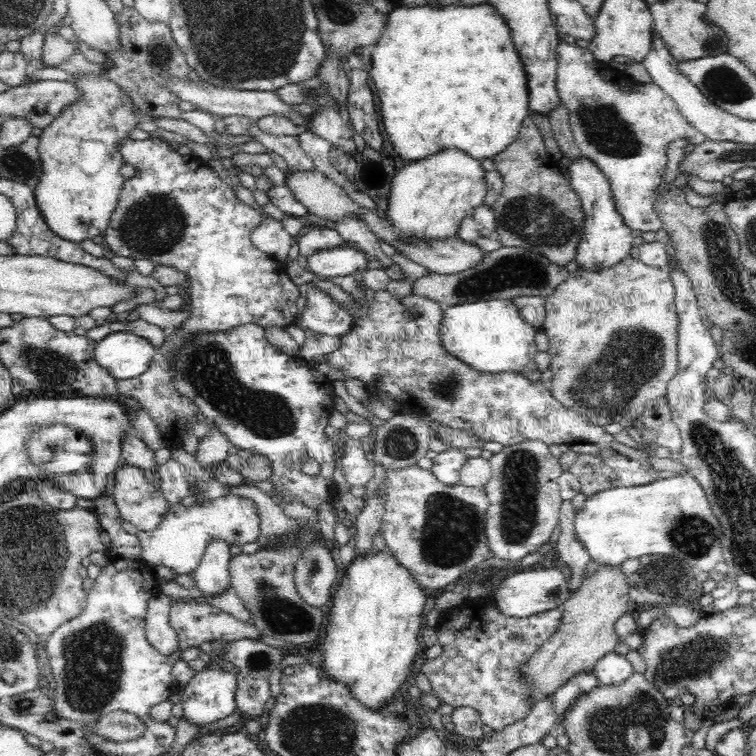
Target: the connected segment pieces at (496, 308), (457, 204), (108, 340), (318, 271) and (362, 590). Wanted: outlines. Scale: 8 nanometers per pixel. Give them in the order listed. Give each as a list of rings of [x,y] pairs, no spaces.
[[[494,299],[445,308],[438,339],[448,353],[480,372],[520,373],[538,352],[534,343],[536,330],[524,320],[512,299]]]
[[[454,148],[414,160],[398,170],[392,179],[385,218],[402,235],[402,239],[408,241],[457,237],[460,222],[484,202],[487,193],[485,174],[479,160]]]
[[[126,330],[112,332],[96,343],[94,360],[117,381],[126,380],[147,370],[154,348],[145,338]]]
[[[339,240],[332,248],[320,249],[307,258],[307,270],[326,279],[364,273],[371,265],[361,249]]]
[[[372,550],[358,560],[352,560],[347,566],[347,572],[342,576],[340,585],[334,594],[332,607],[324,632],[326,634],[321,648],[324,649],[324,661],[321,663],[323,676],[345,684],[351,695],[364,708],[376,712],[385,708],[386,704],[394,698],[394,694],[400,690],[405,681],[408,681],[409,671],[414,660],[420,658],[420,644],[418,643],[418,631],[422,622],[422,612],[426,594],[424,589],[414,581],[408,570],[387,550],[373,553]]]

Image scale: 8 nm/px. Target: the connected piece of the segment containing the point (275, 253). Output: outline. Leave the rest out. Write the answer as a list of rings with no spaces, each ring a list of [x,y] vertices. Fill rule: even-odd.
[[[271,216],[263,218],[262,222],[252,231],[251,242],[264,251],[270,258],[284,263],[288,251],[293,244],[293,237],[284,229],[280,220]]]

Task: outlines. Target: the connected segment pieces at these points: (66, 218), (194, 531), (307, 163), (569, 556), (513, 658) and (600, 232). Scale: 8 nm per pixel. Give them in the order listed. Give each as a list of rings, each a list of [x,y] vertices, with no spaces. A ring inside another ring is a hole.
[[[106,74],[73,75],[76,78],[70,83],[74,83],[83,92],[83,98],[67,107],[64,113],[60,113],[39,136],[38,152],[43,173],[33,191],[37,207],[43,214],[48,228],[64,241],[80,243],[93,240],[108,228],[112,211],[121,193],[121,186],[125,182],[124,177],[120,175],[120,168],[125,162],[119,151],[119,142],[128,137],[128,131],[136,128],[144,118],[139,114],[140,110],[134,106],[132,99],[126,97]]]
[[[230,494],[191,508],[186,508],[181,503],[169,506],[158,528],[150,532],[138,531],[136,536],[142,546],[141,559],[151,567],[160,565],[178,575],[192,575],[198,568],[210,540],[223,540],[229,546],[261,542],[260,516],[252,500]]]
[[[256,125],[248,126],[246,135],[252,135],[254,141],[260,142],[262,146],[275,152],[275,154],[280,154],[291,170],[312,172],[315,169],[314,160],[304,152],[297,136],[268,134]]]
[[[566,500],[559,510],[559,529],[561,533],[556,543],[560,560],[568,566],[572,578],[568,578],[567,586],[570,589],[578,590],[588,578],[585,575],[586,565],[591,560],[590,553],[580,543],[578,535],[574,533],[574,518],[577,513],[572,507],[572,502]]]
[[[467,598],[459,606],[444,611],[442,622],[435,628],[438,642],[442,645],[442,653],[437,658],[421,658],[418,672],[423,672],[432,685],[431,692],[443,703],[454,708],[471,706],[481,715],[482,723],[492,729],[492,733],[500,732],[508,726],[528,716],[532,706],[527,696],[531,693],[532,680],[523,678],[519,668],[559,629],[563,617],[562,607],[546,610],[531,617],[514,618],[504,616],[488,599],[472,600]]]
[[[585,156],[570,161],[569,165],[565,167],[568,168],[568,173],[570,173],[570,187],[578,193],[582,210],[586,213],[583,236],[575,260],[579,268],[585,268],[586,270],[612,268],[628,256],[630,249],[633,248],[633,237],[631,230],[624,224],[622,217],[619,216],[616,210],[609,180]]]

